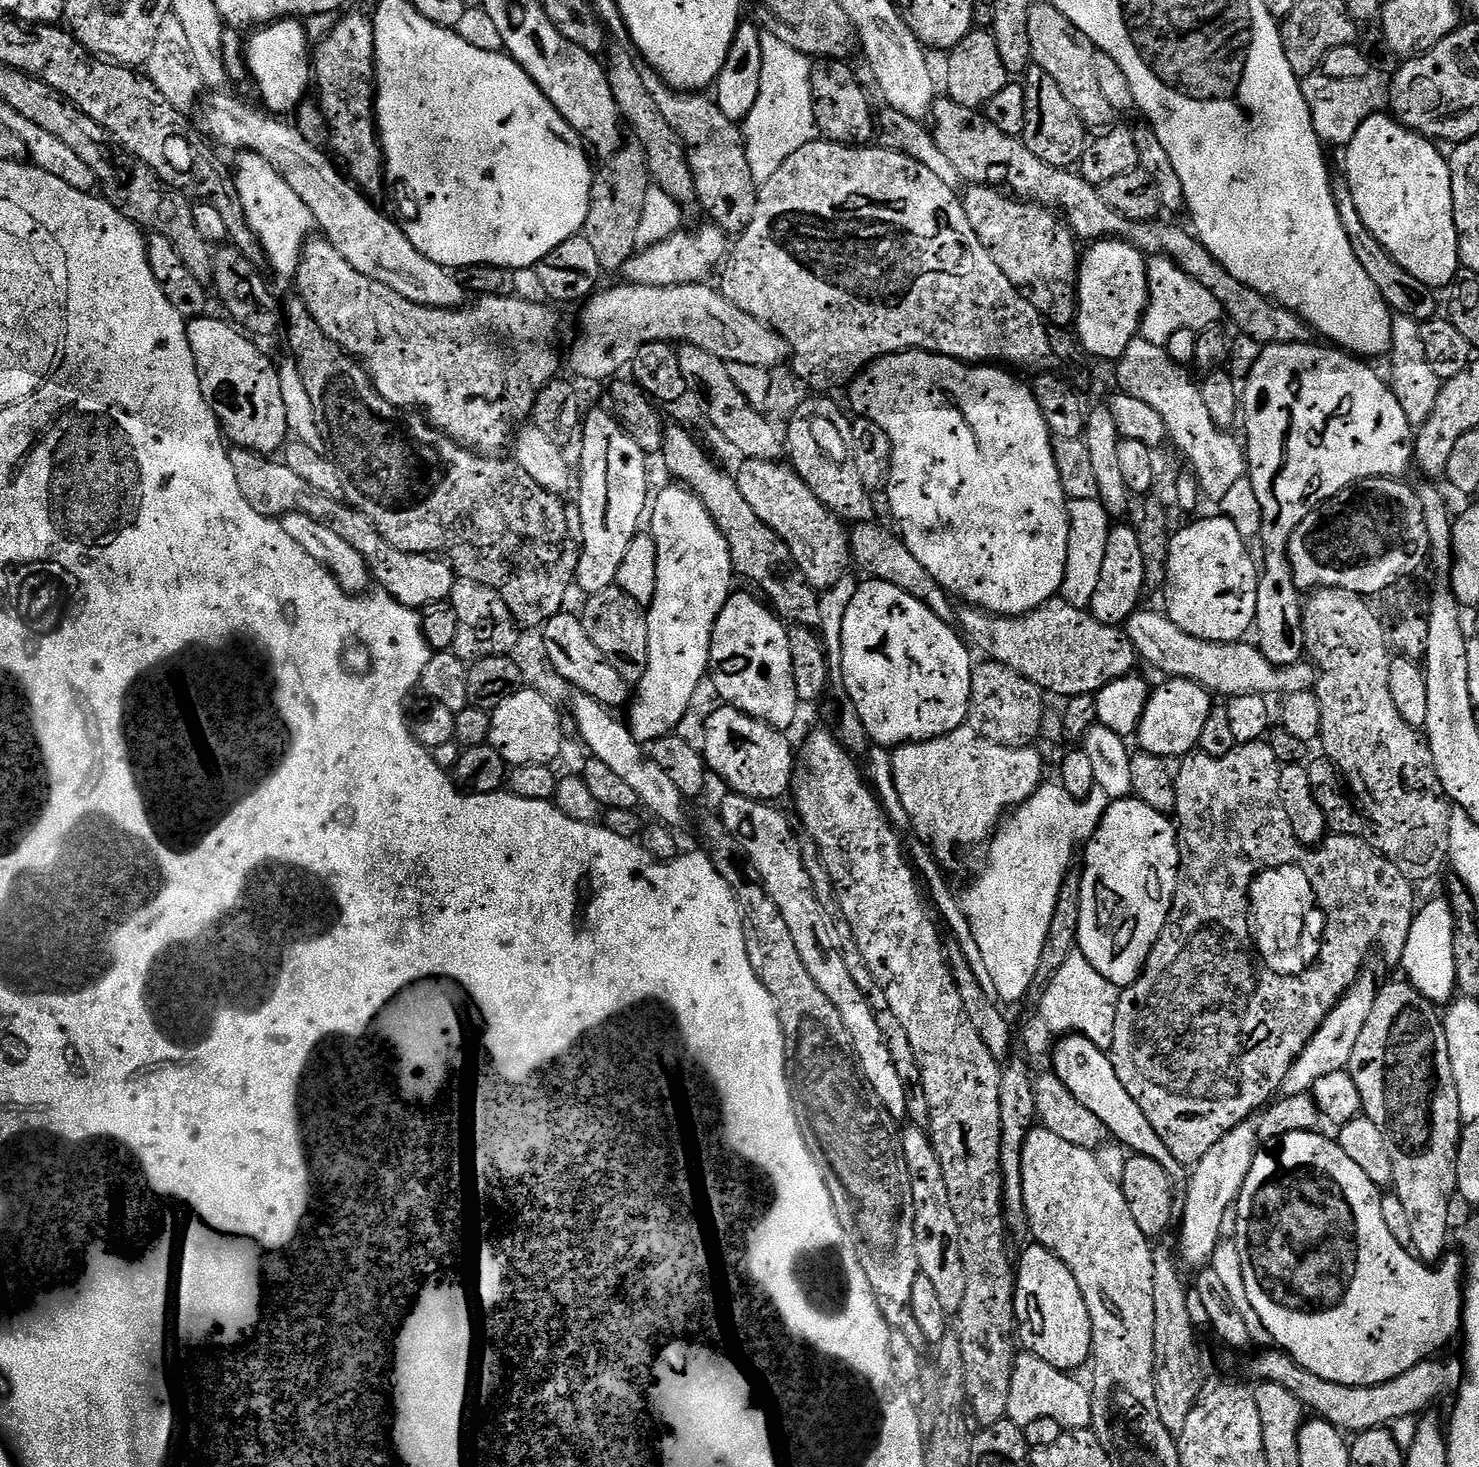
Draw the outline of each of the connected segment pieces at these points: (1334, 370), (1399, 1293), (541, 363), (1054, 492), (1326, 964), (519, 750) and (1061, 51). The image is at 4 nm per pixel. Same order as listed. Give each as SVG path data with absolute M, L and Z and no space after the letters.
M1319 343L1310 344L1269 344L1261 347L1258 362L1253 366L1252 373L1248 375L1247 382L1244 383L1242 393L1242 428L1248 435L1246 443L1247 455L1247 475L1249 482L1253 484L1254 494L1257 495L1258 504L1261 506L1261 530L1258 537L1258 544L1264 547L1264 564L1262 560L1262 571L1258 582L1258 606L1256 607L1256 623L1254 625L1254 640L1258 645L1260 653L1279 668L1289 668L1292 664L1299 664L1305 659L1304 650L1304 604L1302 603L1302 593L1296 587L1292 567L1288 562L1288 543L1298 530L1298 526L1320 505L1328 500L1333 500L1340 491L1348 488L1352 484L1358 484L1361 480L1371 480L1373 478L1400 478L1404 471L1414 464L1414 426L1406 418L1402 406L1398 406L1398 398L1391 390L1389 381L1384 380L1371 368L1371 363L1357 358L1335 346L1324 346L1319 348Z
M1313 1130L1281 1136L1279 1140L1261 1147L1252 1160L1246 1182L1234 1205L1234 1243L1242 1262L1242 1282L1246 1282L1246 1298L1250 1298L1254 1314L1262 1318L1262 1326L1270 1330L1272 1344L1292 1356L1296 1364L1310 1370L1310 1374L1318 1374L1318 1378L1326 1378L1326 1382L1338 1382L1342 1386L1374 1386L1390 1382L1390 1378L1406 1374L1406 1370L1410 1370L1421 1360L1435 1357L1439 1353L1436 1351L1443 1344L1450 1343L1455 1336L1457 1339L1462 1328L1462 1260L1459 1255L1449 1255L1439 1267L1429 1266L1417 1259L1409 1249L1403 1248L1398 1238L1390 1234L1386 1221L1382 1219L1381 1189L1370 1182L1370 1178L1366 1178L1366 1173L1347 1154L1342 1154L1335 1139L1327 1140L1318 1133L1319 1131Z
M312 238L305 243L300 253L300 265L294 270L294 276L296 276L296 288L300 291L297 292L298 299L304 303L306 310L314 318L314 322L318 322L322 331L339 348L343 348L344 351L363 363L368 370L368 376L372 379L373 386L378 390L378 394L382 394L382 398L386 398L386 402L390 402L395 408L401 410L419 409L430 421L432 427L440 429L448 439L455 440L464 448L471 448L477 454L499 453L501 451L499 448L507 440L509 443L510 437L517 427L516 420L524 422L531 417L536 396L544 388L544 385L557 379L559 372L556 371L559 370L560 364L562 368L562 352L560 356L559 350L556 349L556 331L560 328L560 316L554 309L547 308L547 306L552 307L547 303L544 303L545 305L535 304L532 300L520 300L519 295L514 295L481 296L473 299L473 304L468 302L458 308L431 308L415 304L402 298L402 294L390 290L390 286L384 286L382 282L376 282L374 278L366 278L366 274L358 274L358 270L354 270L354 266L350 266L350 262L346 262L346 258L342 258L342 254L338 254L338 250L334 250L332 243L323 238Z
M909 350L872 361L847 389L848 400L856 411L855 415L882 426L882 430L886 430L890 438L892 465L888 471L886 493L888 492L888 508L896 519L895 527L900 539L904 541L910 554L914 554L914 558L918 558L918 562L926 566L930 578L934 578L934 582L938 582L938 586L942 586L949 597L957 601L964 600L960 602L981 608L984 612L992 612L995 616L1021 616L1033 612L1059 593L1066 574L1066 554L1070 538L1069 499L1062 490L1056 459L1052 454L1054 437L1048 431L1042 412L1038 410L1031 387L1027 383L1023 384L1016 376L1019 375L1000 366L977 366L949 356L939 356L937 352Z
M1268 742L1239 745L1233 752L1226 754L1223 758L1210 758L1204 752L1193 750L1180 760L1180 770L1174 777L1176 782L1174 823L1176 825L1176 841L1180 847L1180 873L1176 879L1176 893L1172 895L1172 909L1166 918L1166 926L1162 926L1162 934L1158 938L1158 942L1152 947L1152 953L1148 955L1148 960L1144 963L1144 971L1141 972L1134 984L1129 984L1127 988L1119 993L1116 1002L1114 1034L1112 1035L1112 1046L1110 1049L1110 1059L1114 1068L1114 1074L1118 1076L1118 1082L1122 1084L1126 1090L1126 1094L1130 1094L1130 1098L1134 1098L1134 1102L1138 1104L1138 1110L1142 1110L1146 1122L1150 1122L1150 1126L1154 1128L1158 1134L1158 1138L1166 1144L1166 1150L1170 1150L1170 1154L1174 1154L1174 1158L1178 1163L1185 1166L1195 1165L1196 1161L1203 1158L1206 1154L1206 1150L1210 1150L1210 1146L1217 1144L1230 1130L1234 1130L1238 1125L1245 1123L1245 1121L1249 1119L1248 1115L1250 1115L1251 1112L1253 1112L1253 1114L1257 1113L1273 1099L1274 1093L1272 1093L1272 1091L1274 1091L1275 1088L1277 1091L1277 1089L1283 1085L1286 1074L1288 1073L1288 1067L1292 1065L1293 1059L1299 1056L1300 1051L1307 1046L1310 1038L1312 1038L1314 1033L1320 1028L1322 1022L1328 1017L1332 1008L1339 1002L1341 997L1347 995L1348 989L1351 988L1357 977L1362 974L1364 955L1367 954L1368 947L1370 947L1371 944L1380 944L1381 954L1384 955L1393 966L1399 965L1402 954L1406 950L1406 938L1410 938L1412 920L1416 917L1418 911L1416 892L1412 889L1415 888L1413 881L1409 880L1406 874L1402 874L1402 870L1398 870L1398 866L1394 866L1394 862L1390 862L1385 856L1380 855L1367 839L1358 836L1337 836L1332 834L1317 848L1301 843L1300 839L1294 834L1294 830L1286 818L1286 810L1280 802L1281 767L1282 760L1276 757L1275 750L1268 745Z
M524 686L503 697L493 708L496 709L490 712L488 743L498 750L505 765L553 763L564 744L564 728L555 706L542 693Z
M1033 2L1030 6L1030 50L1032 51L1032 64L1037 68L1046 70L1054 82L1058 82L1058 90L1066 97L1066 102L1074 106L1074 114L1082 118L1085 129L1104 130L1113 123L1114 113L1110 102L1102 95L1094 75L1094 58L1097 47L1050 2Z

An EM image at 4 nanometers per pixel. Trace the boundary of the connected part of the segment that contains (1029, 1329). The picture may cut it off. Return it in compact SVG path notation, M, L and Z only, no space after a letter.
M1029 1243L1029 1248L1020 1256L1020 1264L1015 1265L1016 1295L1012 1297L1012 1315L1015 1327L1018 1329L1018 1340L1024 1343L1023 1347L1032 1352L1042 1362L1050 1362L1058 1370L1071 1373L1072 1368L1080 1368L1089 1363L1092 1351L1092 1327L1088 1318L1088 1311L1084 1305L1078 1282L1074 1282L1074 1274L1050 1250L1041 1244Z

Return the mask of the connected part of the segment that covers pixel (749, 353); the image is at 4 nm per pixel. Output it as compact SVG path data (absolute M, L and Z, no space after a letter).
M620 282L617 288L597 291L583 305L580 312L580 333L572 344L572 353L567 353L566 364L573 368L584 380L611 381L619 377L620 372L631 365L634 354L642 346L650 342L679 342L702 346L702 350L714 354L714 358L722 358L728 364L745 364L776 370L780 363L789 359L787 342L776 331L746 314L746 310L738 310L734 302L730 302L711 283L675 284L674 286L646 286L645 284L629 284Z

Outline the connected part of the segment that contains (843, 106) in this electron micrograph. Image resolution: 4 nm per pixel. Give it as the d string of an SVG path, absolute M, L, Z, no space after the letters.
M817 59L810 74L810 94L814 106L817 133L835 144L864 146L874 136L874 108L868 105L868 96L848 60Z

